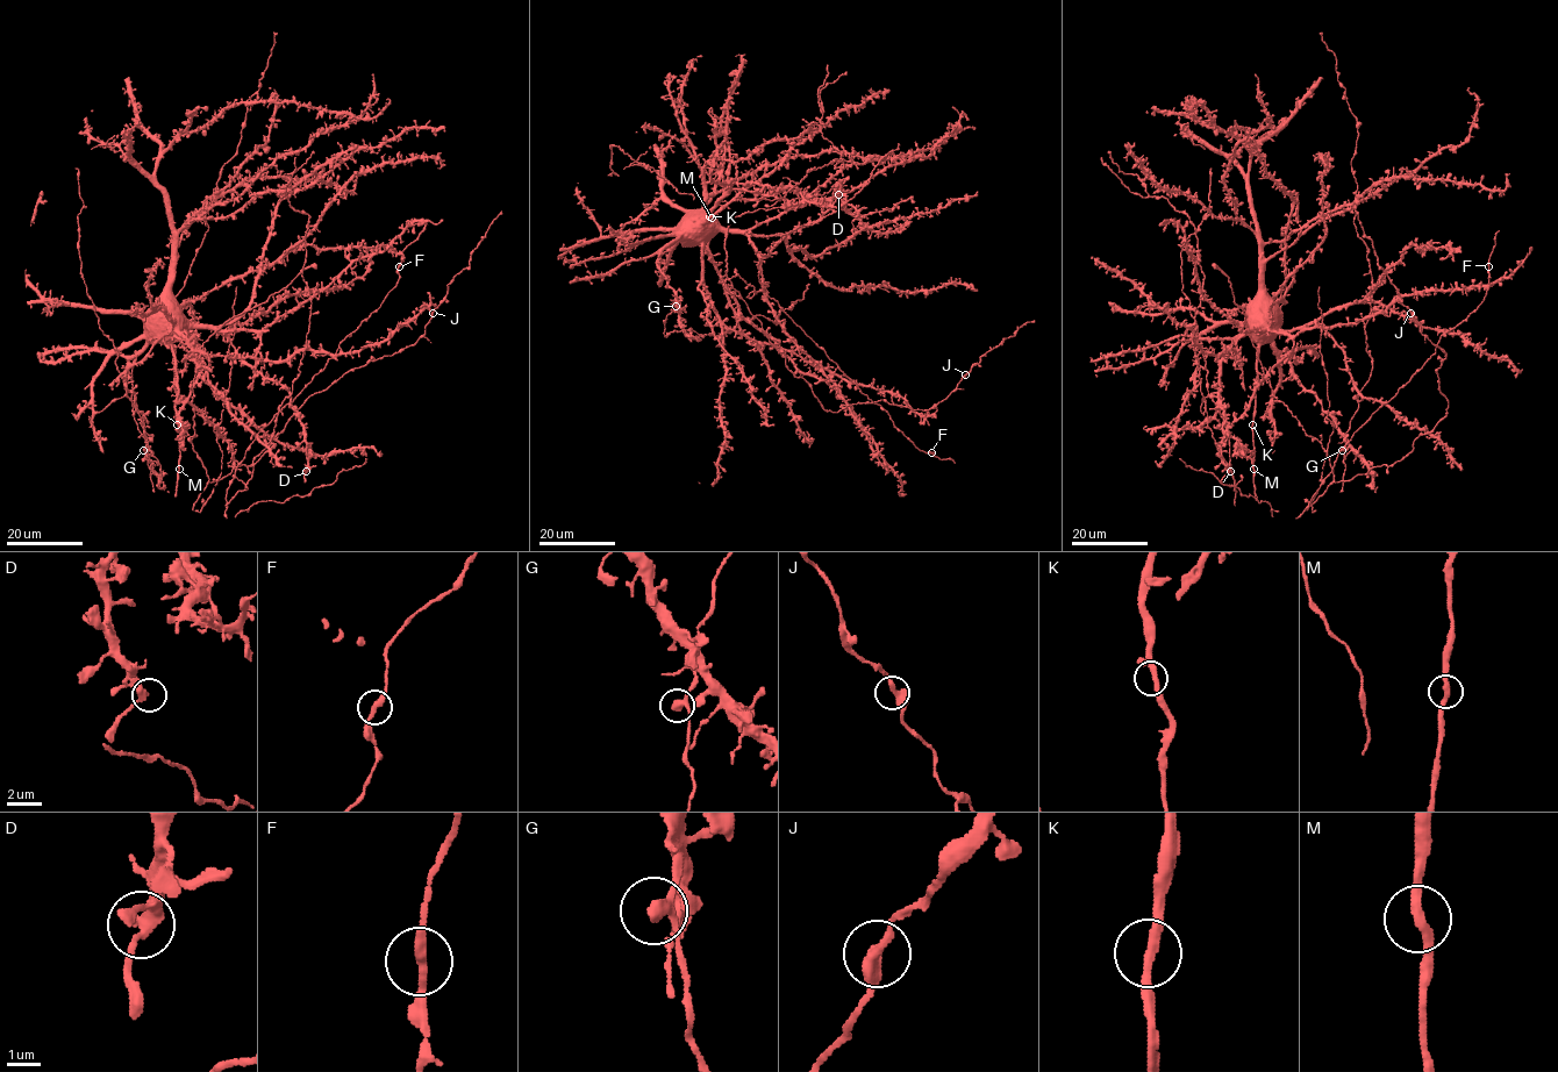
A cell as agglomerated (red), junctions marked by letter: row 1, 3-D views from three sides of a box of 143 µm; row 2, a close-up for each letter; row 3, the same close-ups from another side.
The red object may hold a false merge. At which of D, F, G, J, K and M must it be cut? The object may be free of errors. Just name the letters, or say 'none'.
none

